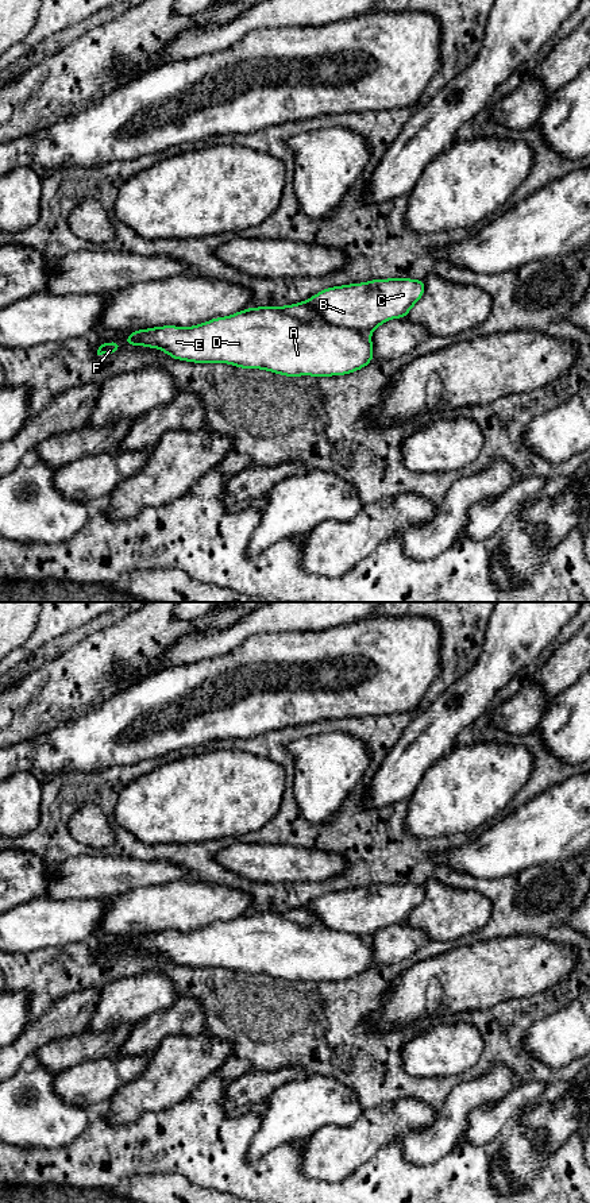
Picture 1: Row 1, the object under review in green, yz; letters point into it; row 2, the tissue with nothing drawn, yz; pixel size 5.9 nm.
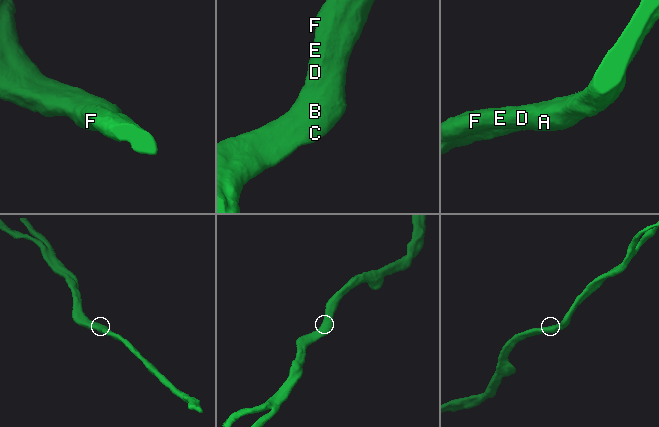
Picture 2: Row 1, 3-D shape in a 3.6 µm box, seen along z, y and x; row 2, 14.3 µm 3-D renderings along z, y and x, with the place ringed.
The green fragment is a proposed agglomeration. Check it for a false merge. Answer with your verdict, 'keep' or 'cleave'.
cleave

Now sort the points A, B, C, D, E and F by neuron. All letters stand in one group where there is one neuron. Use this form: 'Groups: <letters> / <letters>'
Groups: A D E F / B C

